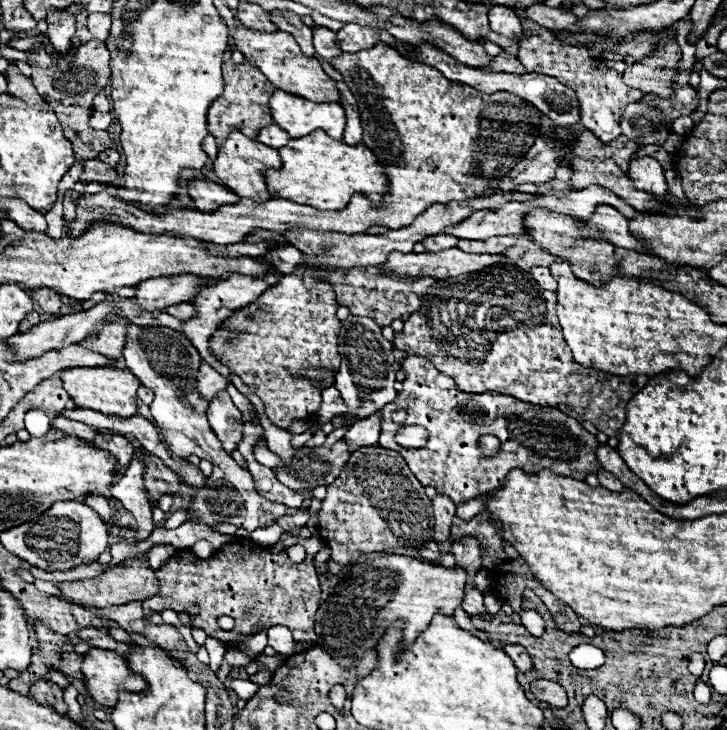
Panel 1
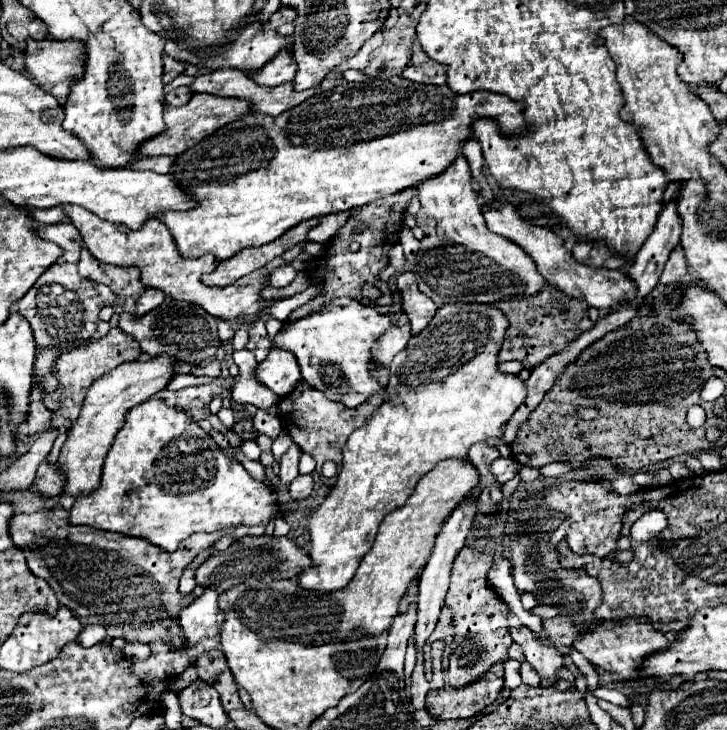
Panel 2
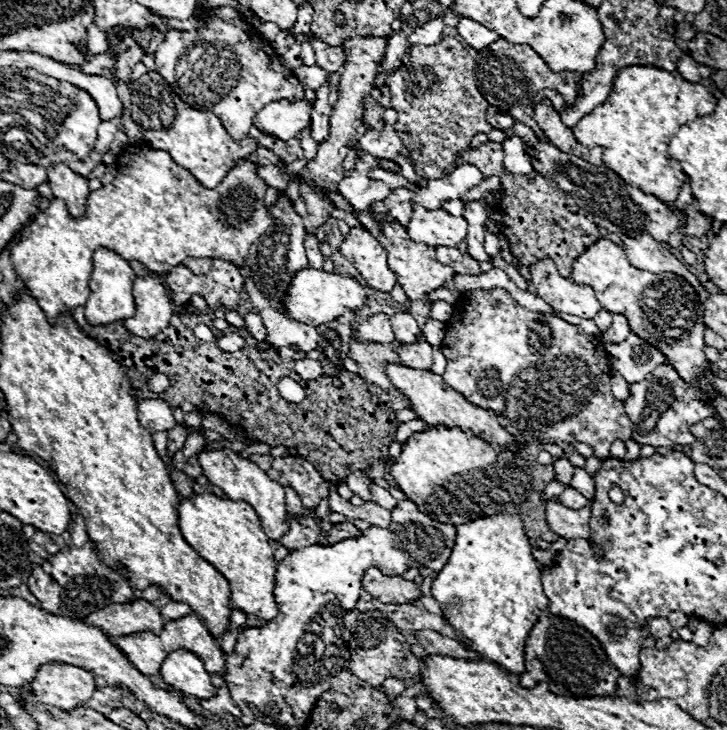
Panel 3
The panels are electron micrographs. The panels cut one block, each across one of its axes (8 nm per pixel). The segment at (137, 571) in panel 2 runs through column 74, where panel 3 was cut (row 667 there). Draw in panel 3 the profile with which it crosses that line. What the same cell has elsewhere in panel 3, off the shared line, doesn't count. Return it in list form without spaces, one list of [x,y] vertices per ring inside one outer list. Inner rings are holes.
[[[548,612],[540,616],[540,624],[536,624],[530,632],[526,644],[526,656],[538,658],[546,674],[554,682],[562,682],[576,698],[614,696],[618,688],[618,678],[622,676],[622,672],[610,664],[602,644],[596,642],[596,638],[588,630],[574,624],[572,620],[564,620]]]

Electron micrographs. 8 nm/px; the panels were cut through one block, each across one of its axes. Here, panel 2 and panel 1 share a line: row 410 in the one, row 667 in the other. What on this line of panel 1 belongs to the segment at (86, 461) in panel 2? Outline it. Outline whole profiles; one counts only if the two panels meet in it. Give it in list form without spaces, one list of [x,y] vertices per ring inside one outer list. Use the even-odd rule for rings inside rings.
[[[90,648],[82,660],[82,674],[90,698],[108,708],[116,706],[118,690],[142,692],[146,688],[146,682],[130,672],[124,656],[112,650]]]

